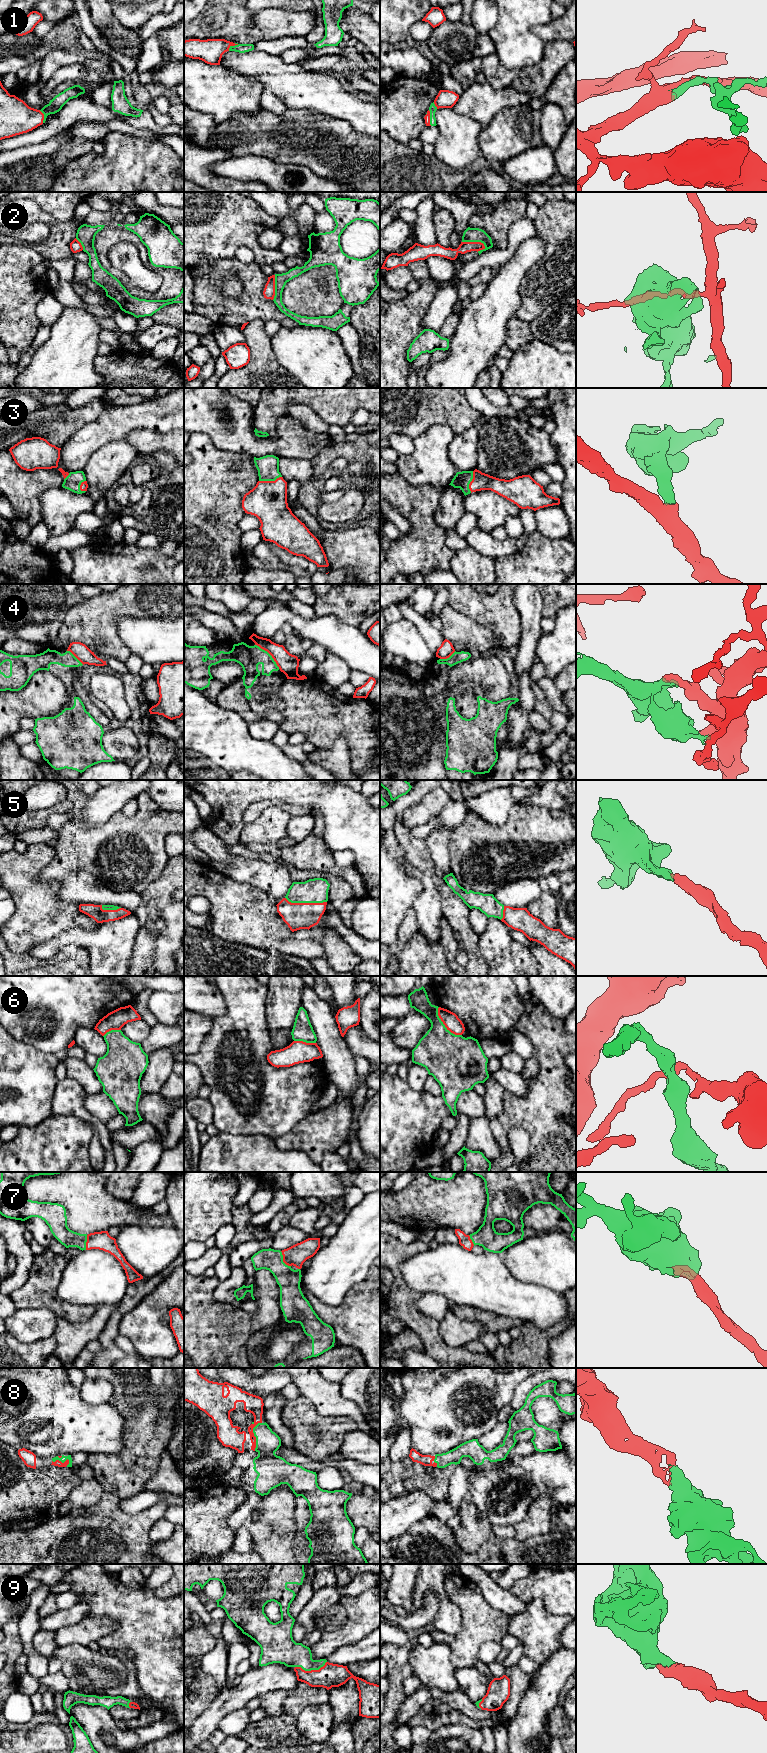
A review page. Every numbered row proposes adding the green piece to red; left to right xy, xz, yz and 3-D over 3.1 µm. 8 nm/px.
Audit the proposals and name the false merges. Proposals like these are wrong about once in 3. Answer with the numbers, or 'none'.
2, 4, 6

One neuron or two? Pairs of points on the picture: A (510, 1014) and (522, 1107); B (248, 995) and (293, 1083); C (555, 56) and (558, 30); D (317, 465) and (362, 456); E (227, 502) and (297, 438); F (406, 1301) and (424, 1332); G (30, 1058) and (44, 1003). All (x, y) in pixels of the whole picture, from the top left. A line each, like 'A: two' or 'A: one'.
A: two
B: one
C: two
D: one
E: two
F: one
G: two

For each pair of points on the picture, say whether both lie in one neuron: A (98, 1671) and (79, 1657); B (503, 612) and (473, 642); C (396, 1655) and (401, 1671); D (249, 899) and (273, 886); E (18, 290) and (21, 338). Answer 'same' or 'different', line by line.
A: same
B: different
C: same
D: different
E: same

